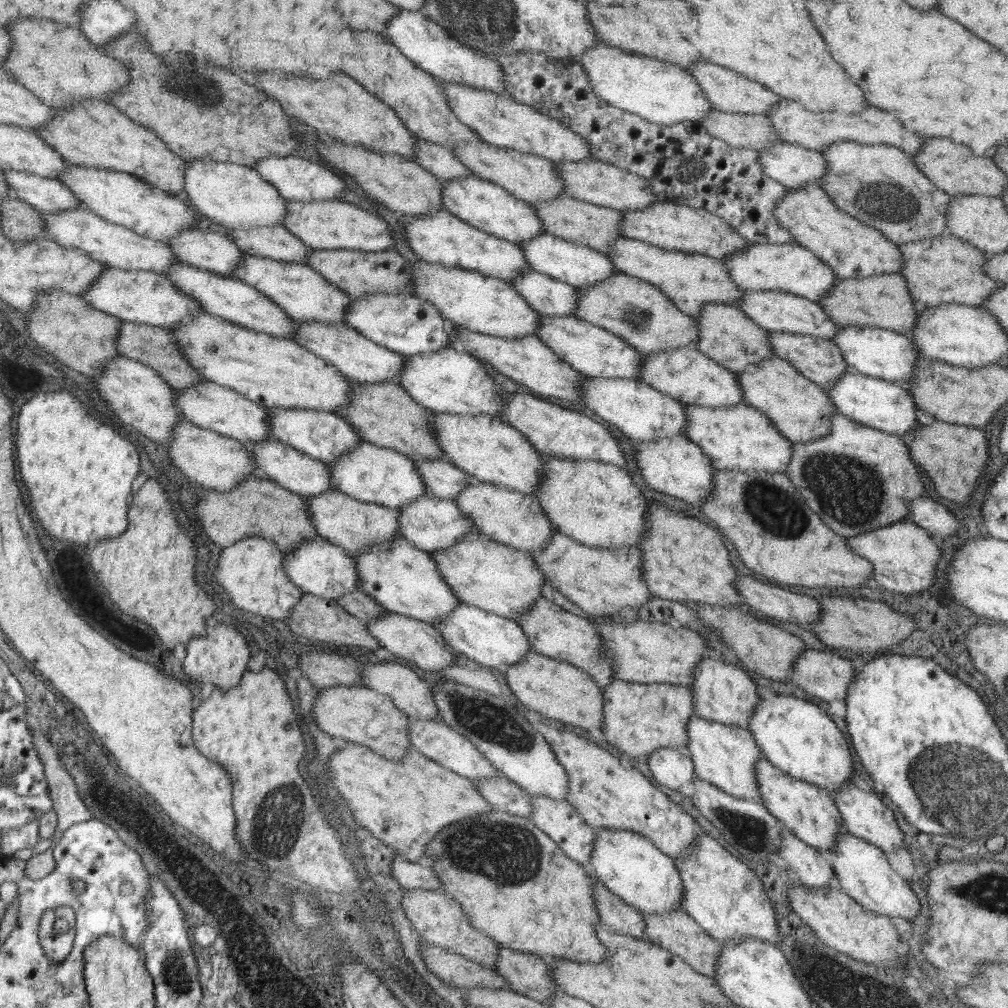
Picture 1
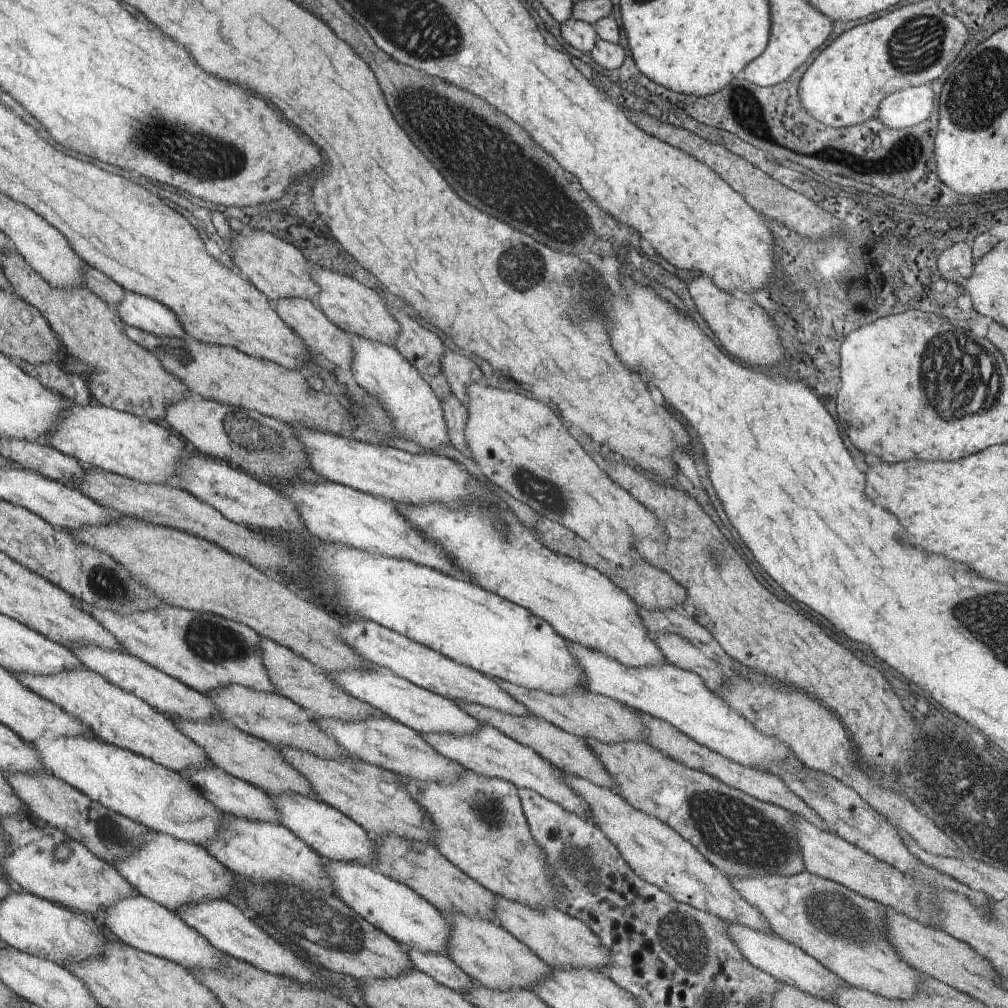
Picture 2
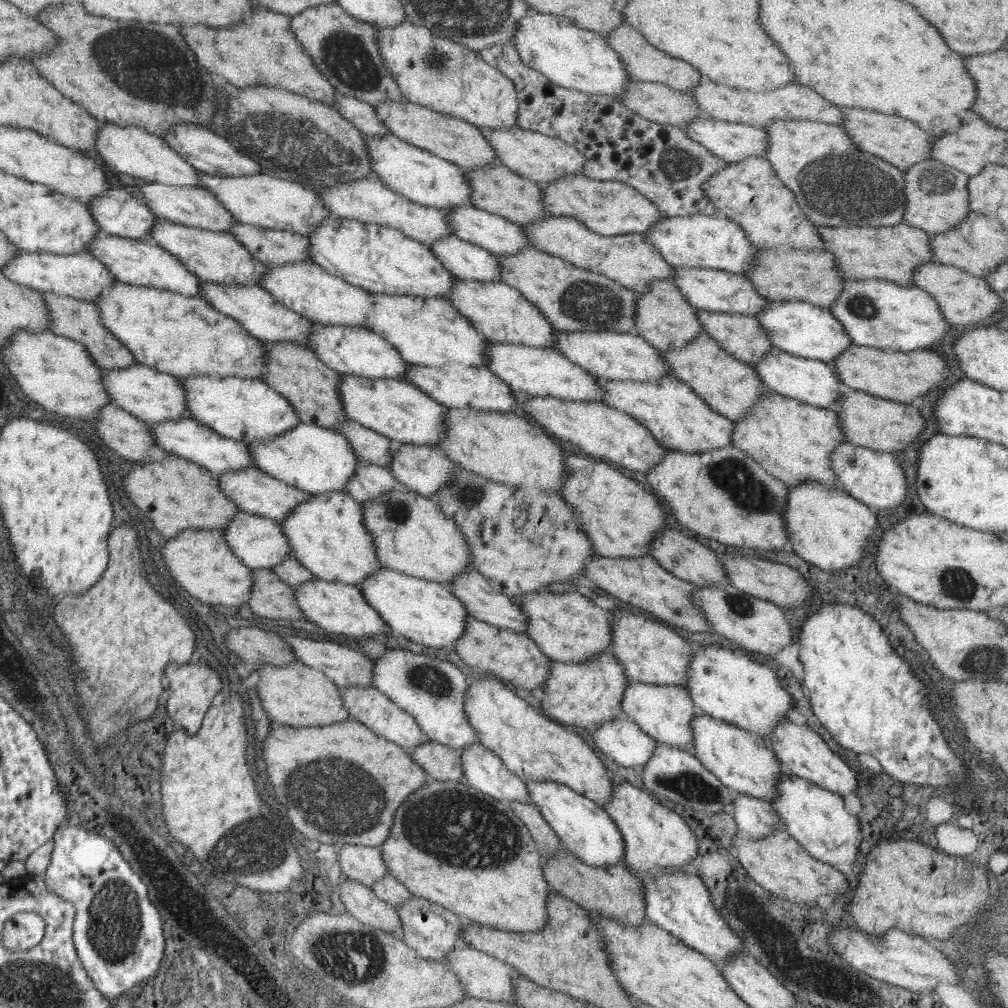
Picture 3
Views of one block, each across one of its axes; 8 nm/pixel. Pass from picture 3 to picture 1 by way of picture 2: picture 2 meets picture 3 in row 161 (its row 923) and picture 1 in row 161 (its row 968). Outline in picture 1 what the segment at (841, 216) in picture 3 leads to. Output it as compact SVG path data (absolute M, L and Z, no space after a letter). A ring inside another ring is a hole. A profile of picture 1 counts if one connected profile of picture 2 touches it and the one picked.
M837 141L819 152L824 156L825 174L817 182L830 196L832 203L847 215L860 220L869 228L878 230L894 245L927 239L947 233L946 216L950 195L938 189L923 173L917 170L909 154L886 144L861 144L857 141Z

